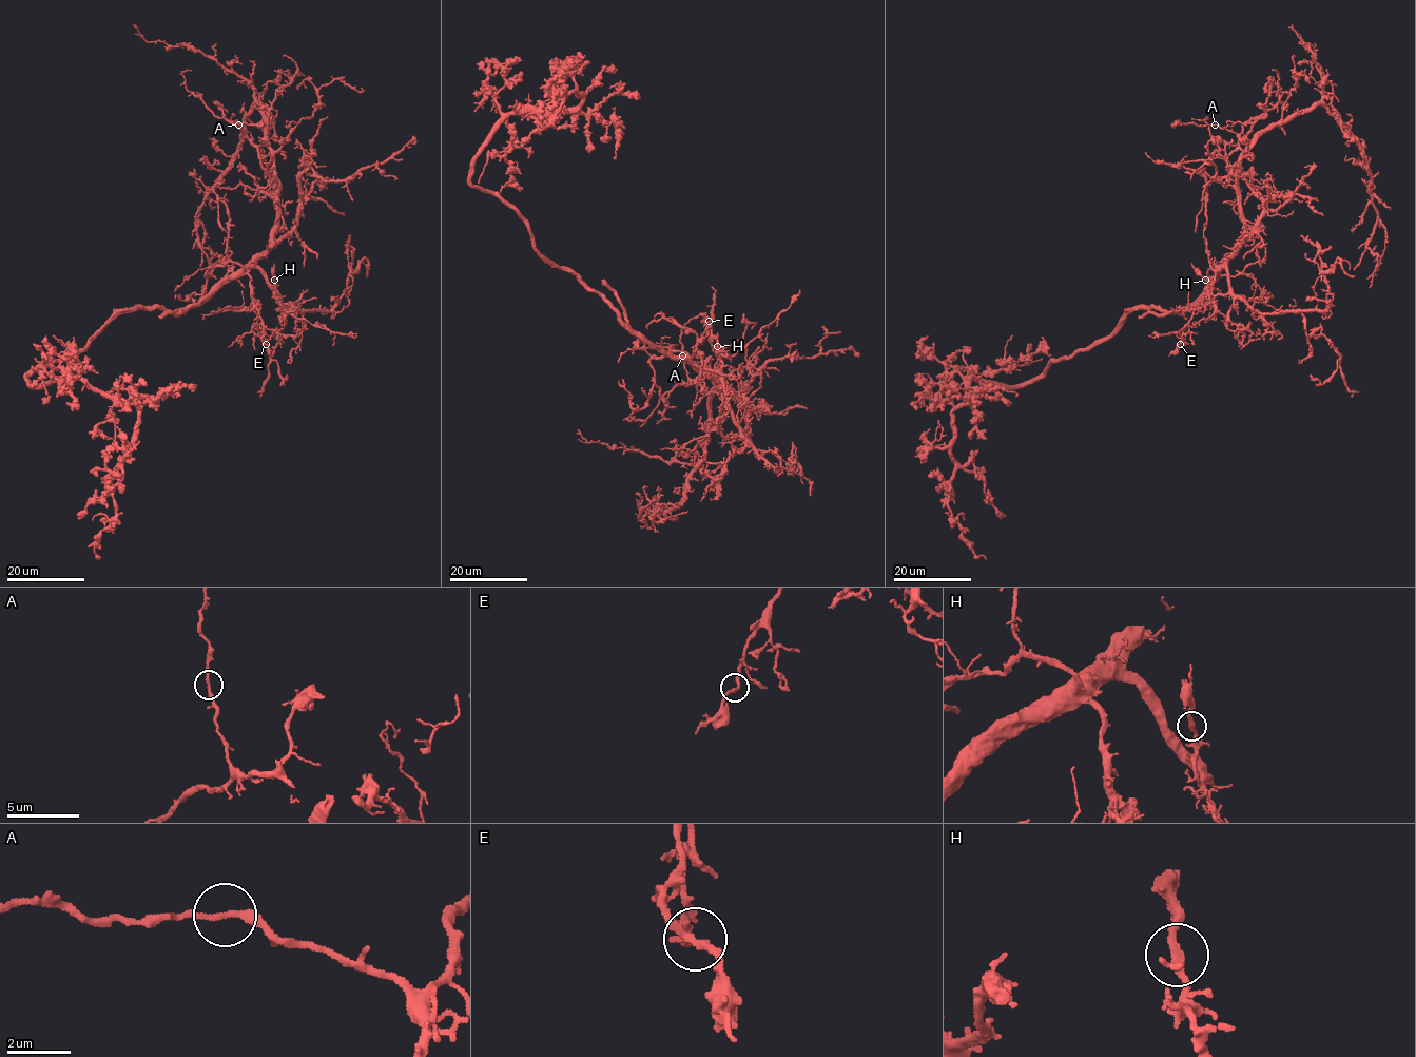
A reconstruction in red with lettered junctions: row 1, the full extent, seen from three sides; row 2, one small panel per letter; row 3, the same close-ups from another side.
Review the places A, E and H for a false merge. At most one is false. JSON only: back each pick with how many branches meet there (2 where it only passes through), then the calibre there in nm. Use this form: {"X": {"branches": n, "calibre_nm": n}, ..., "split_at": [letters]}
{"split_at": []}

